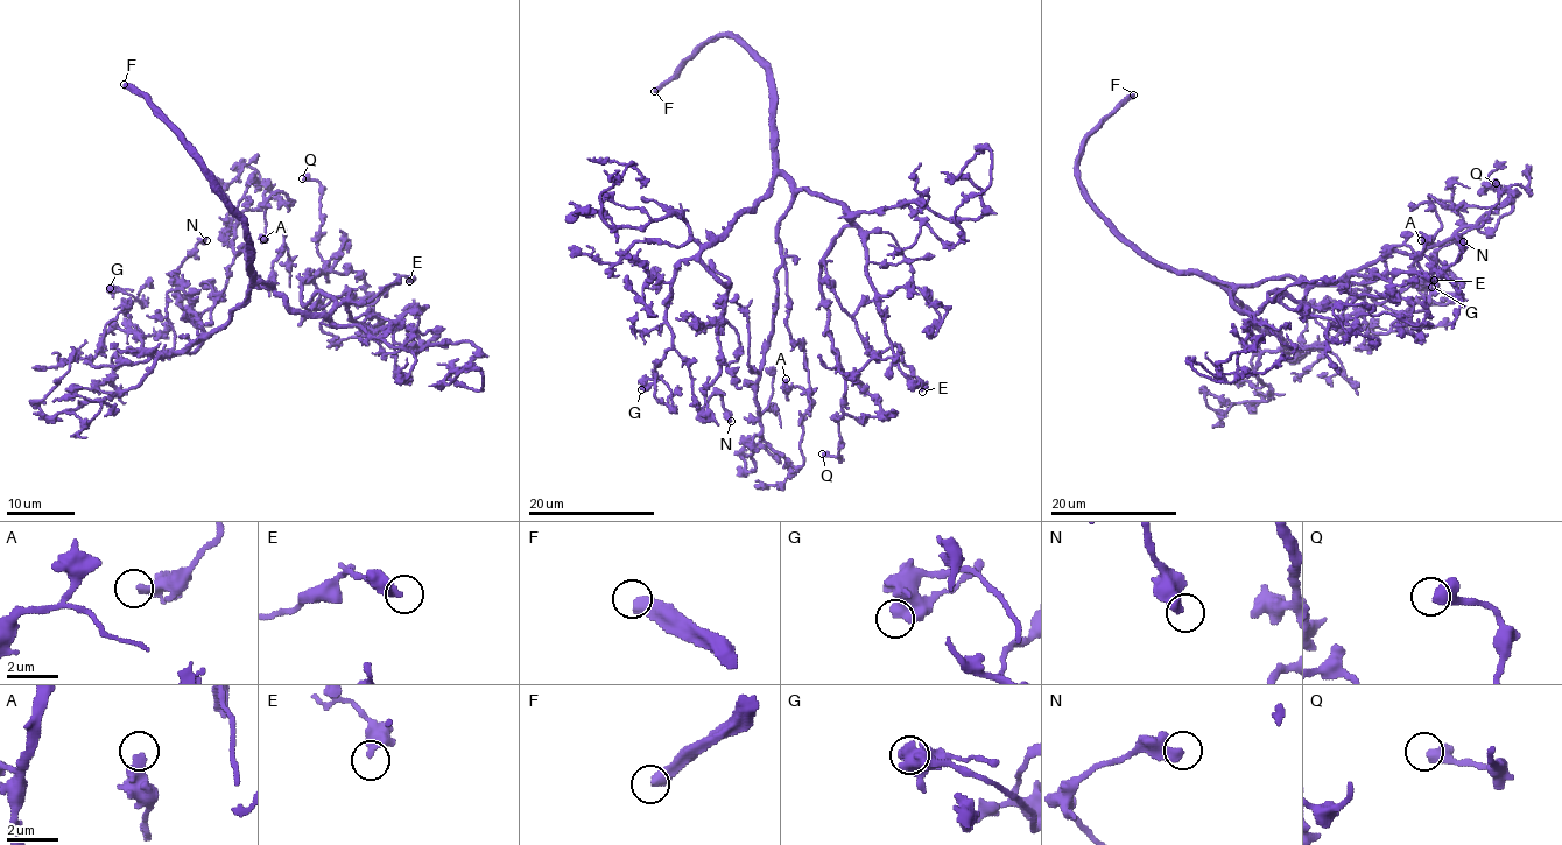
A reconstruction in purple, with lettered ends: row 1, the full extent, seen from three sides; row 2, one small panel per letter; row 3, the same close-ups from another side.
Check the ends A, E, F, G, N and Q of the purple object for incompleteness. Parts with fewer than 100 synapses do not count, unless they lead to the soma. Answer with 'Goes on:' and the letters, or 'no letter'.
Goes on: F

